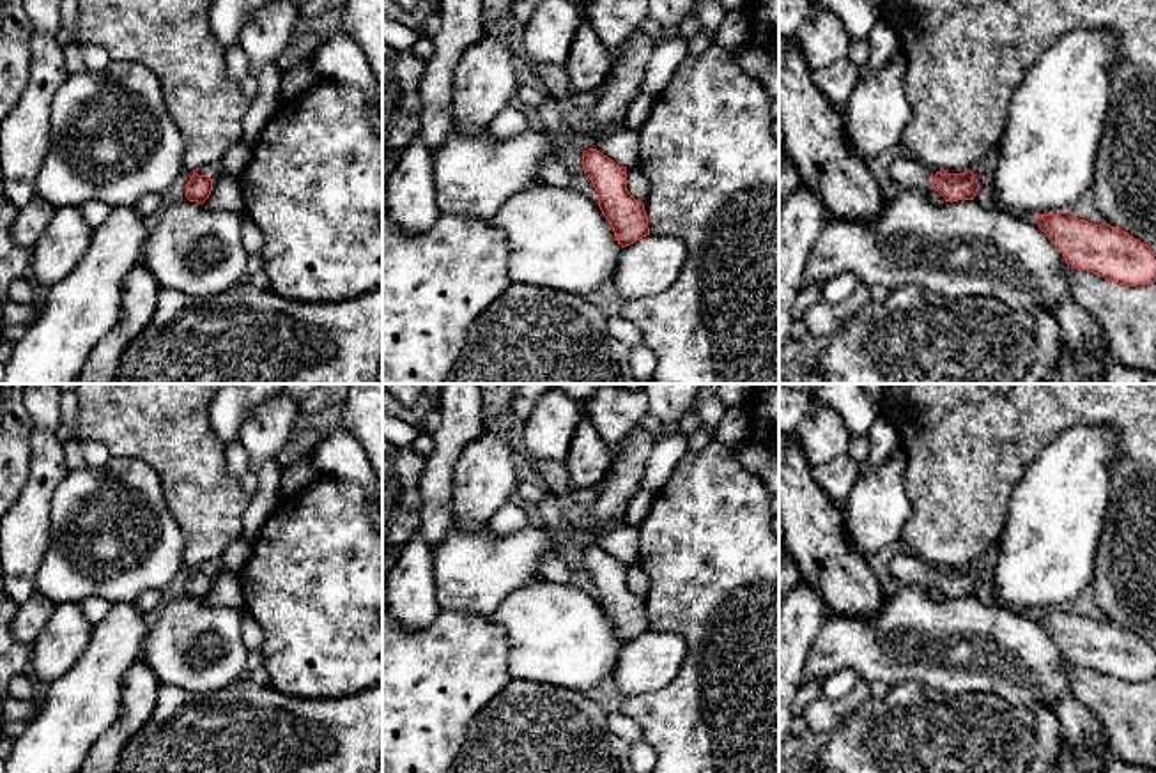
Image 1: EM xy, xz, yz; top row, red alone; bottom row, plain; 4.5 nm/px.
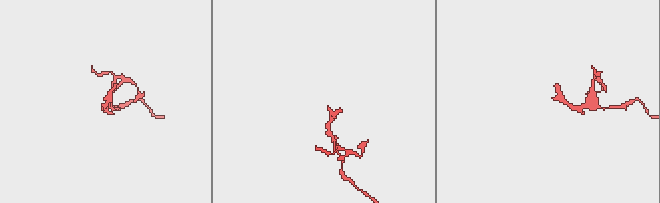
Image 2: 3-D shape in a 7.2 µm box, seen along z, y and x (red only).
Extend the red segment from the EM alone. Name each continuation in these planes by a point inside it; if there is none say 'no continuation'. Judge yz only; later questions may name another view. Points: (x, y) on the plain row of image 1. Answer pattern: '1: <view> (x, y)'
1: yz (907, 568)

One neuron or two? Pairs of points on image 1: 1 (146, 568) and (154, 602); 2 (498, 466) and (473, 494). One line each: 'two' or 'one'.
1: two
2: one

